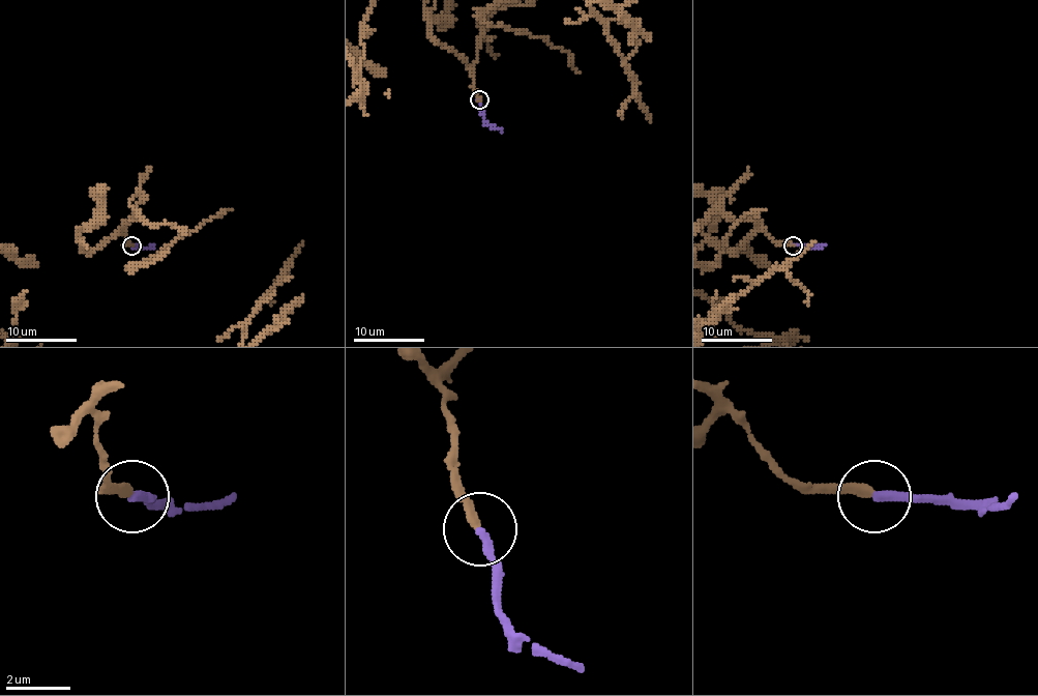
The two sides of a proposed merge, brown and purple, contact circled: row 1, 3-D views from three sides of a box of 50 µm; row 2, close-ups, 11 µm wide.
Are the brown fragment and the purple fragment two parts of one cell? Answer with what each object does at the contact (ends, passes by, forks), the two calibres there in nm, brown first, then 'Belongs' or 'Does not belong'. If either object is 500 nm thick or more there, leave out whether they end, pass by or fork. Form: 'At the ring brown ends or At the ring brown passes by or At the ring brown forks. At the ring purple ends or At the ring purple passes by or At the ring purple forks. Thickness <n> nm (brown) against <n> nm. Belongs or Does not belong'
At the ring brown ends. At the ring purple ends. Thickness 280 nm (brown) against 280 nm. Belongs

